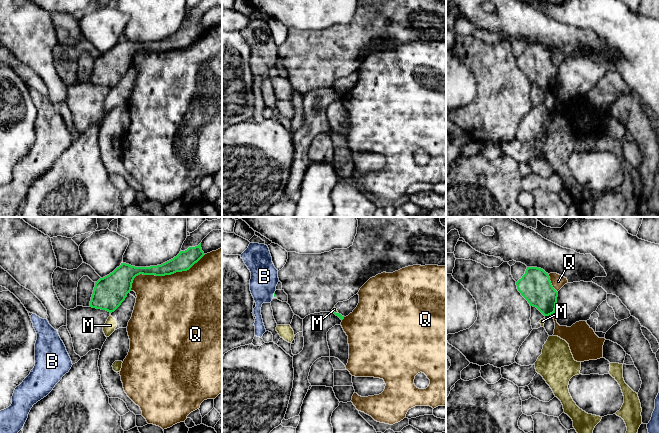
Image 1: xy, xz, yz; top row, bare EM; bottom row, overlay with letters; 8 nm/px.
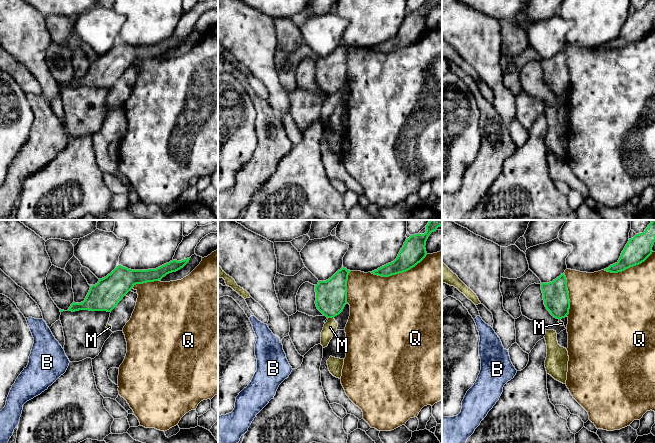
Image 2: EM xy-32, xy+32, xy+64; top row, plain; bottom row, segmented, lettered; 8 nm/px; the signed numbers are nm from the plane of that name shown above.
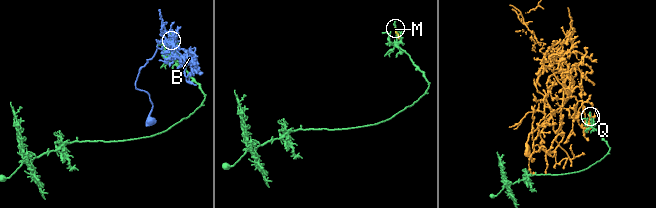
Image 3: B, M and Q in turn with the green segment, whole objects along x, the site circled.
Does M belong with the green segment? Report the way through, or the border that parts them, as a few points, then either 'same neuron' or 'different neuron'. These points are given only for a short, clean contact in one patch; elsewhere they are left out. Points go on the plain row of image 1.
border xz (333, 87), (337, 89); different neuron

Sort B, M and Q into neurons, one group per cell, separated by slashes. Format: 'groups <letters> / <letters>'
groups B / M / Q

